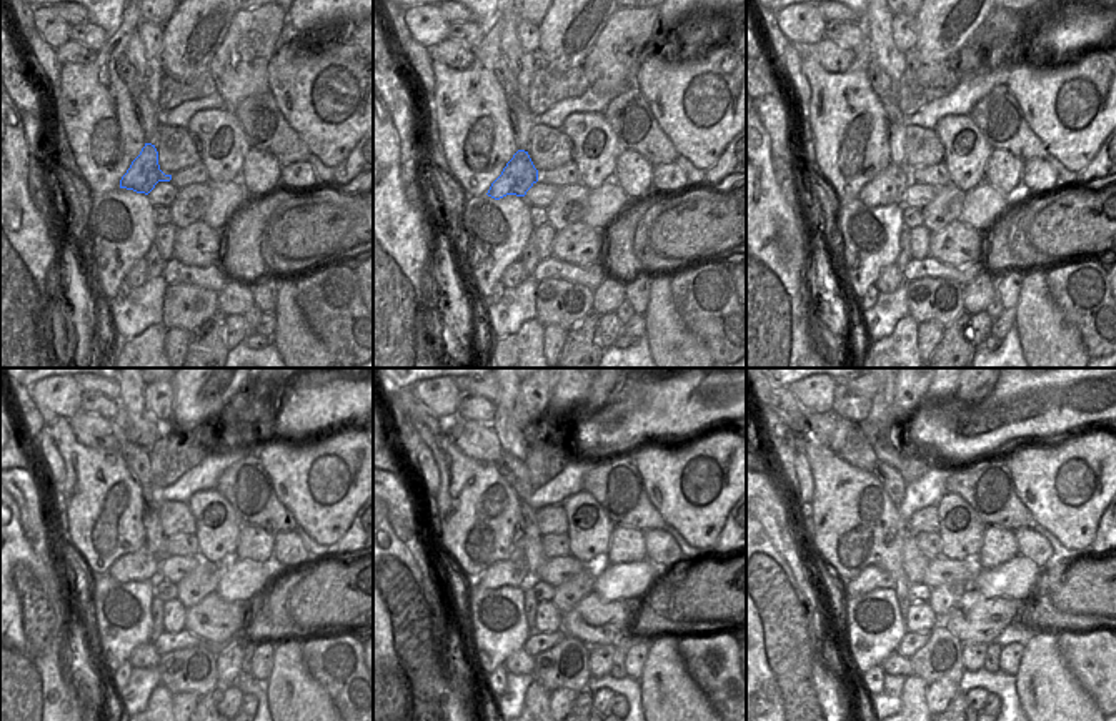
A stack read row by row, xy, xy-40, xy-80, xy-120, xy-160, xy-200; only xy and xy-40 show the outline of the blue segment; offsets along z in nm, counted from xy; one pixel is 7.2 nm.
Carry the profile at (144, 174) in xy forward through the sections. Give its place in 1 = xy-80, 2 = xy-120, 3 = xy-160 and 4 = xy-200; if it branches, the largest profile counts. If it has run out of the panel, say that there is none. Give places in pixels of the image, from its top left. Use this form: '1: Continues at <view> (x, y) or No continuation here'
1: Continues at xy-80 (888, 187)
2: Continues at xy-120 (137, 566)
3: Continues at xy-160 (502, 573)
4: Continues at xy-200 (871, 578)

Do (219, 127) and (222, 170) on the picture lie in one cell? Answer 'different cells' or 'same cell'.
same cell

